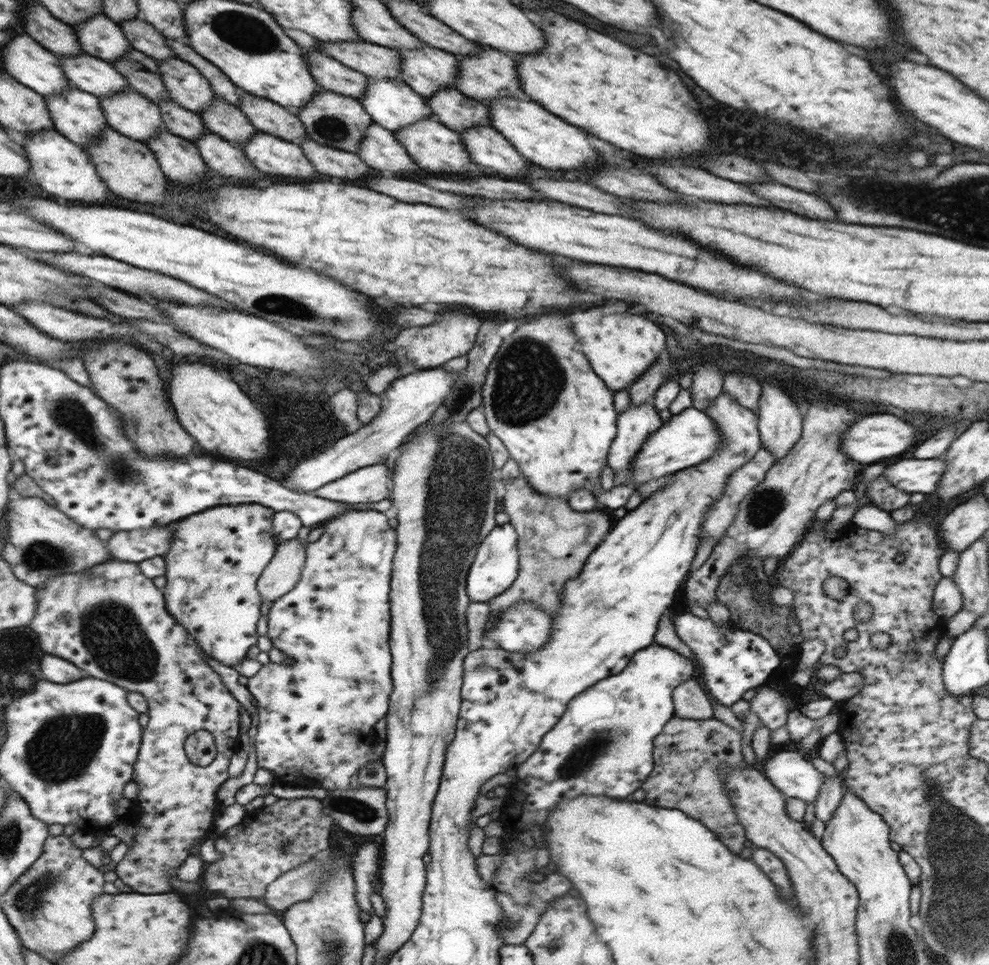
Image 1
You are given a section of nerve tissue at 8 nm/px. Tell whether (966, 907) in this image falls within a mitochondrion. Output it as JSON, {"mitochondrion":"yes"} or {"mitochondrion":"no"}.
{"mitochondrion":"yes"}

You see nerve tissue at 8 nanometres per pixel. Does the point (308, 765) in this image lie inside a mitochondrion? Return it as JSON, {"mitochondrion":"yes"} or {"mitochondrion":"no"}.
{"mitochondrion":"no"}

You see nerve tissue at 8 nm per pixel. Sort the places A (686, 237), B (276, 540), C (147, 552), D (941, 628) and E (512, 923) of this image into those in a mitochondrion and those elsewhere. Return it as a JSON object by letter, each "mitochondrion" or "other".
{"A":"other","B":"other","C":"other","D":"other","E":"mitochondrion"}

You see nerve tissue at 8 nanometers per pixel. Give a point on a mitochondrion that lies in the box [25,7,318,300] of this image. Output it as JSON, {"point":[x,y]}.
{"point":[247,33]}

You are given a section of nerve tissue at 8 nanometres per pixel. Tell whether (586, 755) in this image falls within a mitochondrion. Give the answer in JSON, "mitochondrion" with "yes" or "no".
{"mitochondrion":"yes"}

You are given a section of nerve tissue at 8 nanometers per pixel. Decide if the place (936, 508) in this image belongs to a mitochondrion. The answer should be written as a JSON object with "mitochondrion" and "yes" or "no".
{"mitochondrion":"no"}

